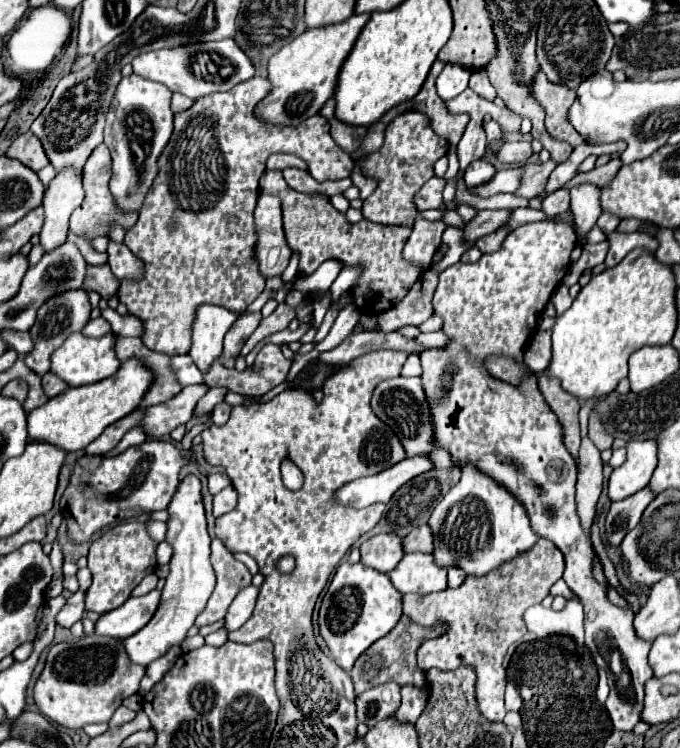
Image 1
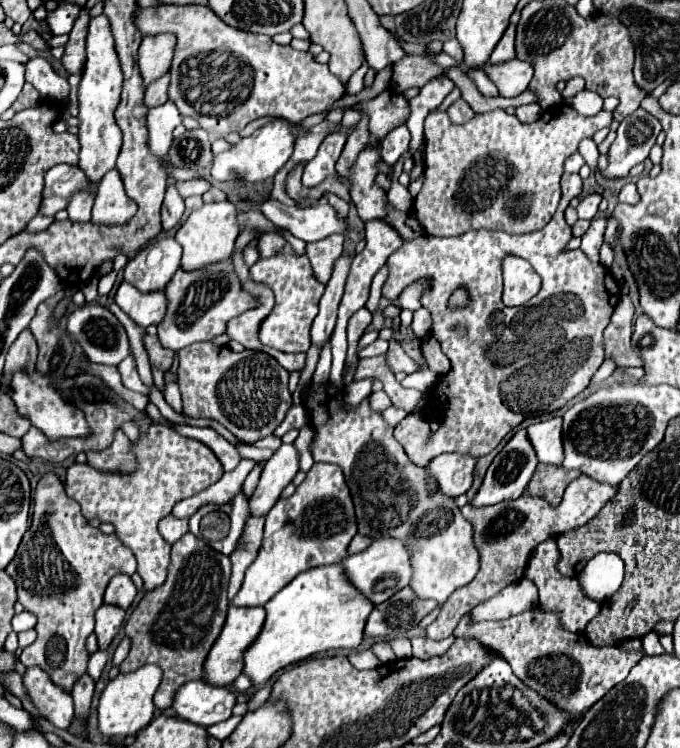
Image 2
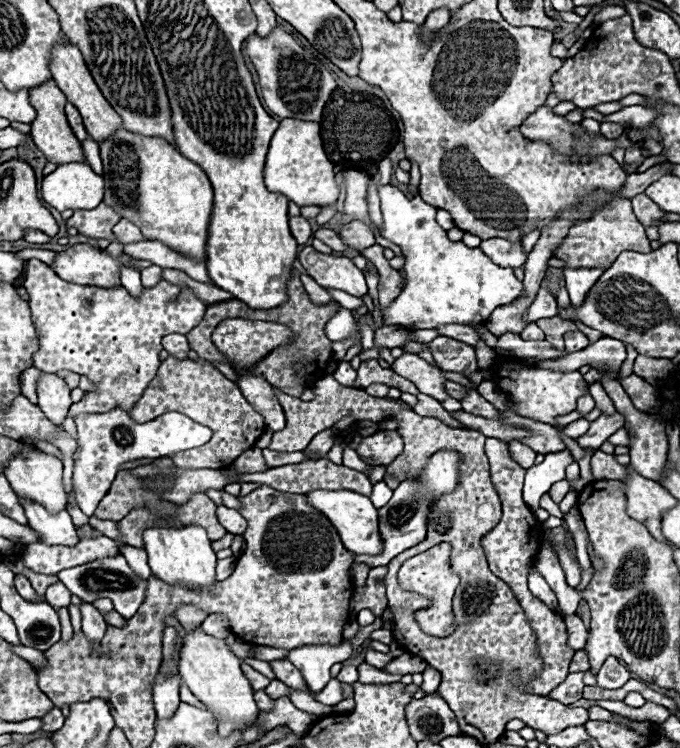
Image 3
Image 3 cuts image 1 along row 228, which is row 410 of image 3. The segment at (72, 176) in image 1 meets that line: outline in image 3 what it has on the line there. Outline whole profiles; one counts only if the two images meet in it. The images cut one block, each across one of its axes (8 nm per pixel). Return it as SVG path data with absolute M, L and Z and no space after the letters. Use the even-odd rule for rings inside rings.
M42 372L36 386L36 394L38 394L38 406L42 408L46 418L52 420L54 424L62 424L72 406L70 388L66 386L64 378L50 372Z

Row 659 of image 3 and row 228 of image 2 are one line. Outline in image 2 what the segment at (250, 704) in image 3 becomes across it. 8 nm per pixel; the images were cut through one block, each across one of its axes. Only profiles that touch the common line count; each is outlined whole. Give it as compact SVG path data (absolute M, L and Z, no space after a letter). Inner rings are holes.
M216 202L216 204L204 204L200 210L194 210L188 220L178 228L176 242L182 246L182 270L192 272L210 264L216 264L220 260L230 258L234 240L240 234L240 226L236 222L236 206L232 202Z

